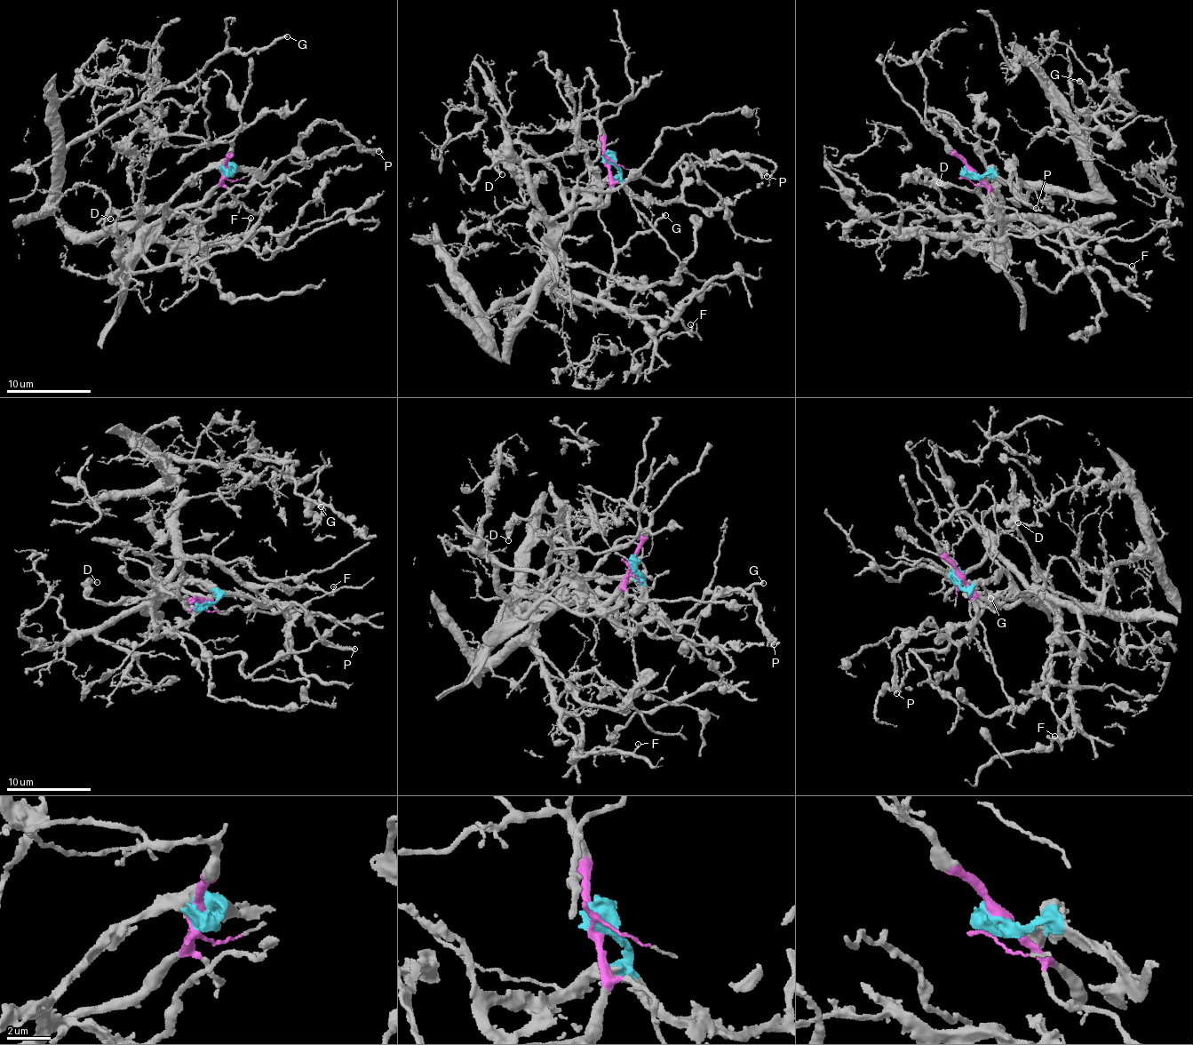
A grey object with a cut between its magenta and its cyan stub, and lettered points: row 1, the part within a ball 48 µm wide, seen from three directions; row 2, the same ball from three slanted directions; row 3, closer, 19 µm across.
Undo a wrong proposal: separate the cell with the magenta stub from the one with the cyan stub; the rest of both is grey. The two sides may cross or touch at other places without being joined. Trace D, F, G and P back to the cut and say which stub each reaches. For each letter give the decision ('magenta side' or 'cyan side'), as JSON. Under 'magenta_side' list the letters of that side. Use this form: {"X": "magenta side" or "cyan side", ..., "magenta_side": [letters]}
{"D": "cyan side", "F": "magenta side", "G": "magenta side", "P": "cyan side", "magenta_side": ["F", "G"]}

